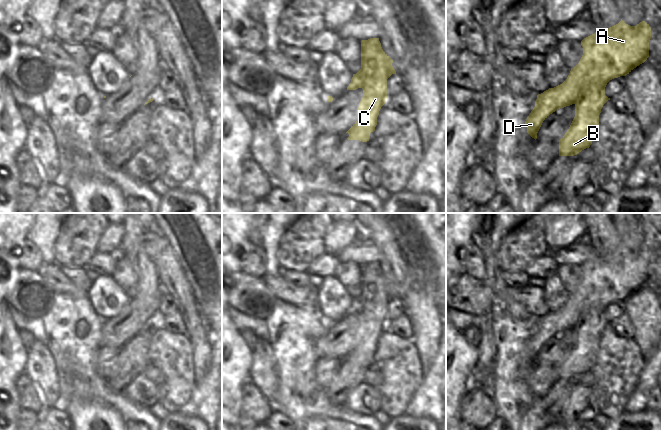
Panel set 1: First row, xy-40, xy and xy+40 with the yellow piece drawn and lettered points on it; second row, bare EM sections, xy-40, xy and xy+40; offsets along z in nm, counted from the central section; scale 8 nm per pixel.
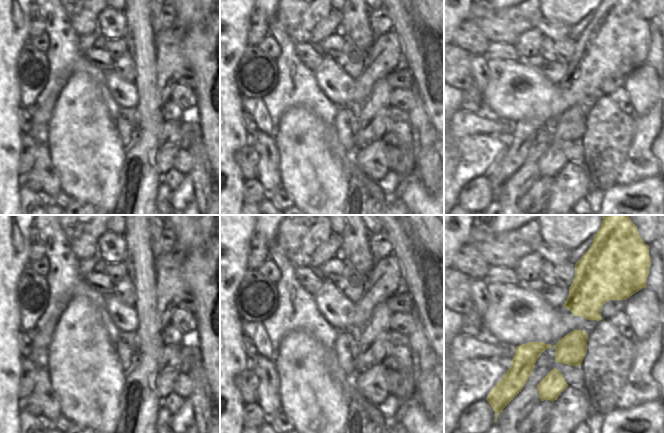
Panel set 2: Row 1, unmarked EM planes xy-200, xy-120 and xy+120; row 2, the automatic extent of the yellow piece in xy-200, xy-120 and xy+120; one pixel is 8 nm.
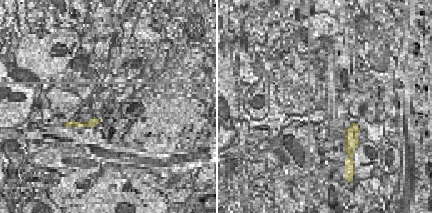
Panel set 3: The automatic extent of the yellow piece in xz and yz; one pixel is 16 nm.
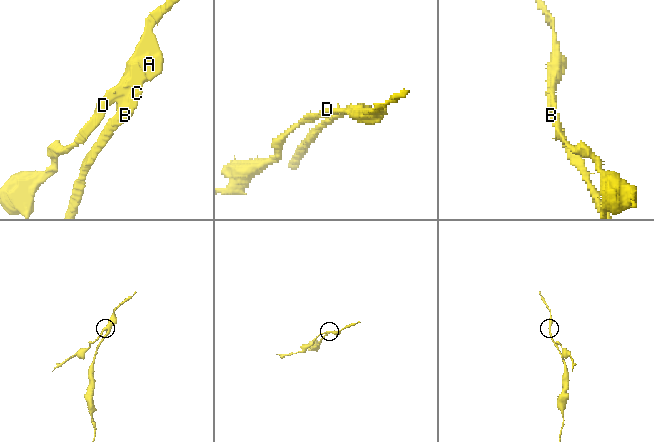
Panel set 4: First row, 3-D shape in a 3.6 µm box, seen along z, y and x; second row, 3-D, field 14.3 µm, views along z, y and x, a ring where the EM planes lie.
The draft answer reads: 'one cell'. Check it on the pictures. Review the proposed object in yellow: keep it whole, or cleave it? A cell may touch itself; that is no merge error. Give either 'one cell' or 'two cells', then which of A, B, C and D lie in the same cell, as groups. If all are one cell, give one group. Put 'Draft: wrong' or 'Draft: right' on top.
Draft: wrong
two cells; groups A C D / B

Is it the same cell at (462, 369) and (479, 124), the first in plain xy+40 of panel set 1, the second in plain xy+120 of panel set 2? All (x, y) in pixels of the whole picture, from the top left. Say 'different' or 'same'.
same

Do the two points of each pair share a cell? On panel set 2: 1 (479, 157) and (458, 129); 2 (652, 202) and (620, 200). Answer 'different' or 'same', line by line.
1: different
2: same

